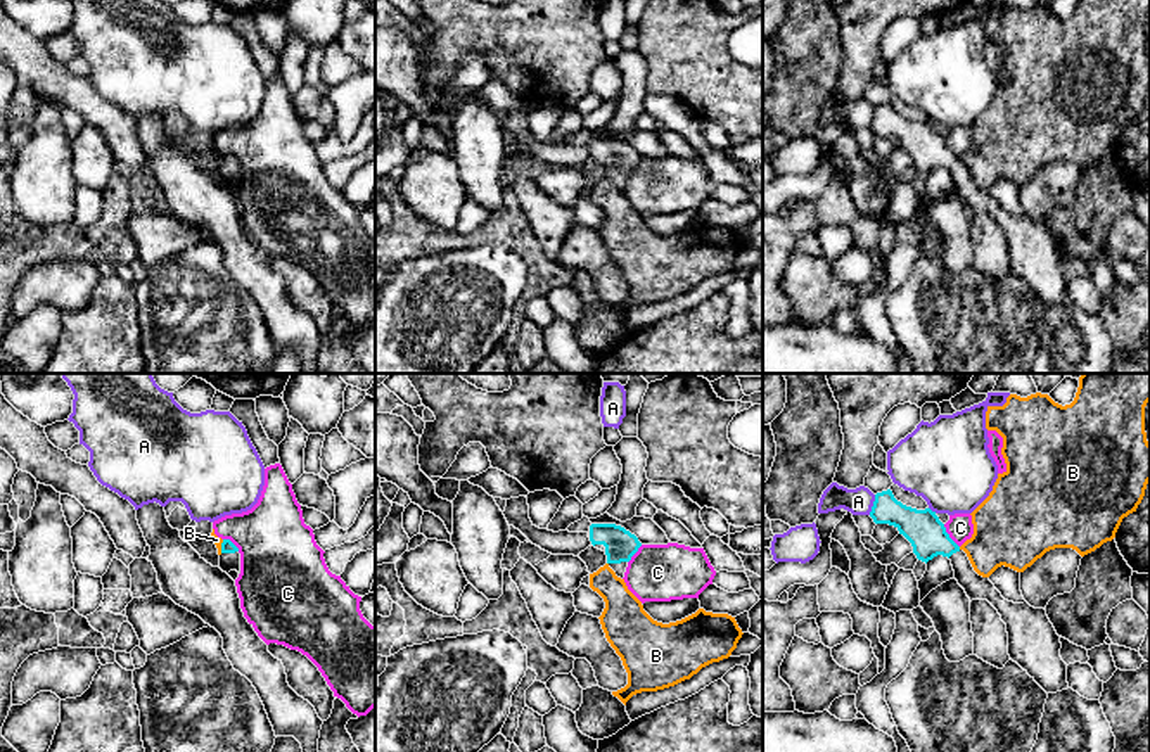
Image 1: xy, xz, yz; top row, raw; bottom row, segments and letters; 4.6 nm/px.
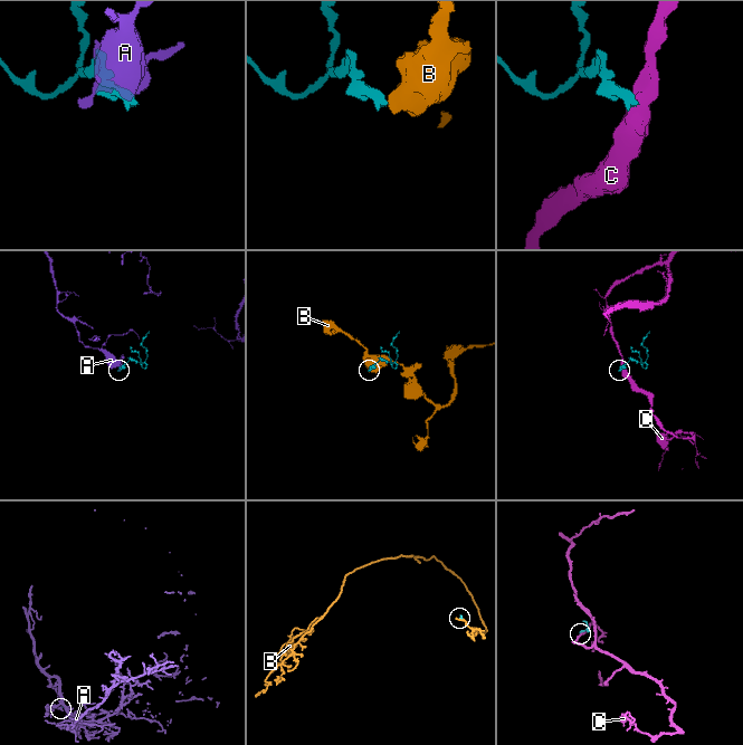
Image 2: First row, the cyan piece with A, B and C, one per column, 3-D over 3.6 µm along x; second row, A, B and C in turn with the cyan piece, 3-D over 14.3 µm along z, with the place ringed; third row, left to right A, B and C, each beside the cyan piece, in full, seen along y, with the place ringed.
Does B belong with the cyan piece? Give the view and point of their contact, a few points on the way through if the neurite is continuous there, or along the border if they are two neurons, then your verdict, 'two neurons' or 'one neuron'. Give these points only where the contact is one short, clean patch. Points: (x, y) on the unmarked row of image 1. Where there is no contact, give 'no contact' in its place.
xy (222, 159) | along xy (223, 152), (220, 165) | two neurons

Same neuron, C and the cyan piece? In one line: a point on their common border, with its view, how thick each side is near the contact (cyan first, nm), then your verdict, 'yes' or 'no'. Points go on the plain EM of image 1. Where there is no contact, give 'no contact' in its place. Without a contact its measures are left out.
yz (948, 149) | 180/120 nm | no

